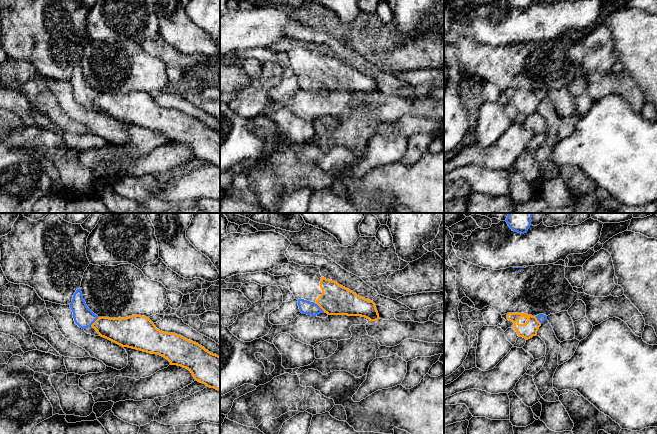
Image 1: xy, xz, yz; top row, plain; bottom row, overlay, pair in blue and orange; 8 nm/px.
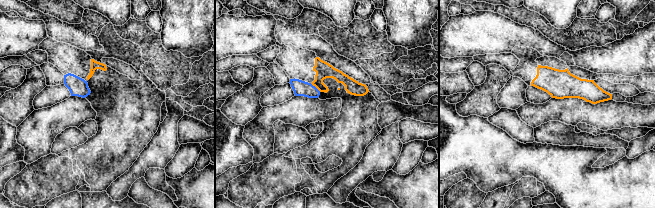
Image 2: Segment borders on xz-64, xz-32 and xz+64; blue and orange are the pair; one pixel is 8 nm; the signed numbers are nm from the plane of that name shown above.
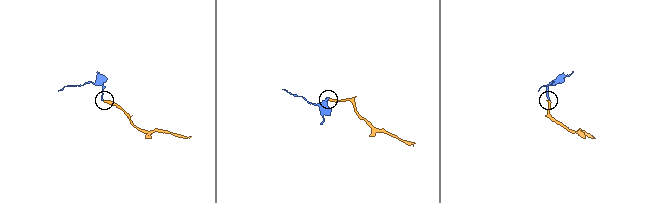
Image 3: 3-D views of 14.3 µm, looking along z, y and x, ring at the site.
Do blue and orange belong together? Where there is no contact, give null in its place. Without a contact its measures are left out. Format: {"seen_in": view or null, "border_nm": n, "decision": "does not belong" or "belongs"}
{"seen_in": "xz", "border_nm": 110, "decision": "belongs"}

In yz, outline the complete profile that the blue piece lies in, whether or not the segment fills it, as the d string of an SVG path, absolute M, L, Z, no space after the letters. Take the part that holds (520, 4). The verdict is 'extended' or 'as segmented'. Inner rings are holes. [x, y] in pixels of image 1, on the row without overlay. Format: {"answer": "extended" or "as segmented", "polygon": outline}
{"answer": "as segmented", "polygon": "M508 0L508 2L514 7L524 10L528 7L531 0Z"}

